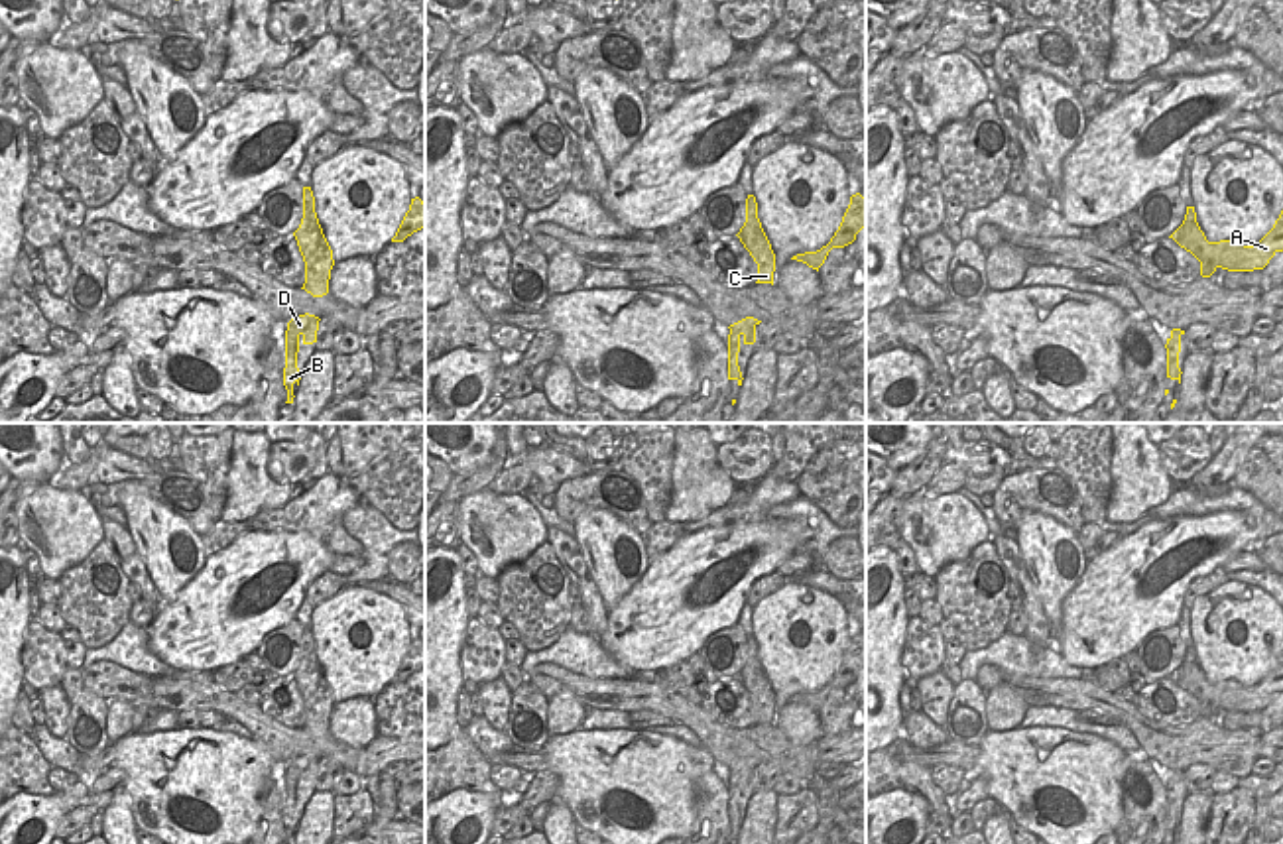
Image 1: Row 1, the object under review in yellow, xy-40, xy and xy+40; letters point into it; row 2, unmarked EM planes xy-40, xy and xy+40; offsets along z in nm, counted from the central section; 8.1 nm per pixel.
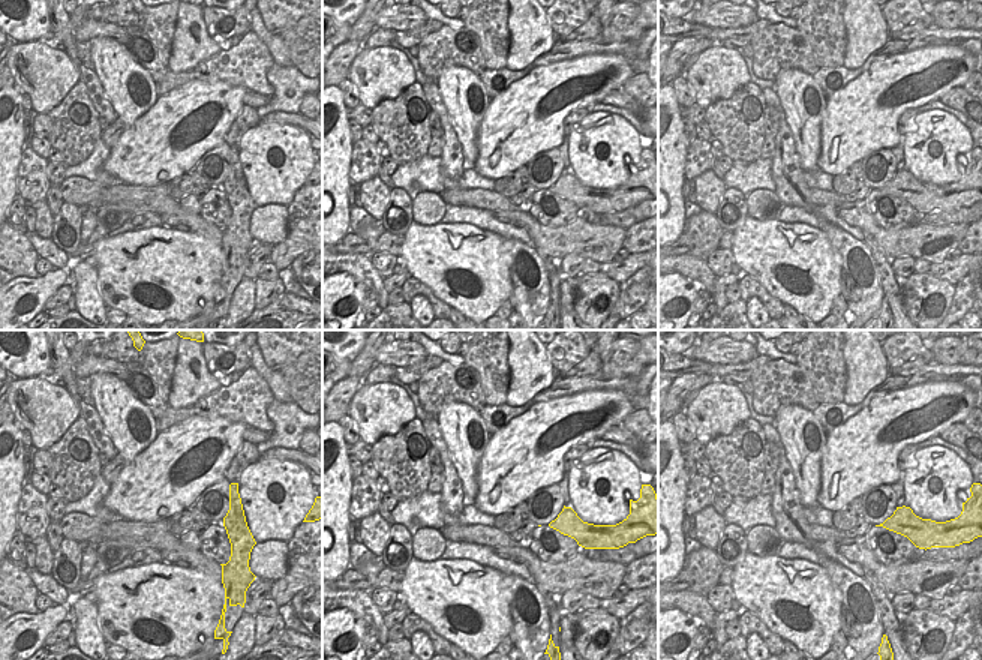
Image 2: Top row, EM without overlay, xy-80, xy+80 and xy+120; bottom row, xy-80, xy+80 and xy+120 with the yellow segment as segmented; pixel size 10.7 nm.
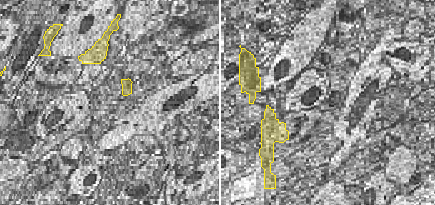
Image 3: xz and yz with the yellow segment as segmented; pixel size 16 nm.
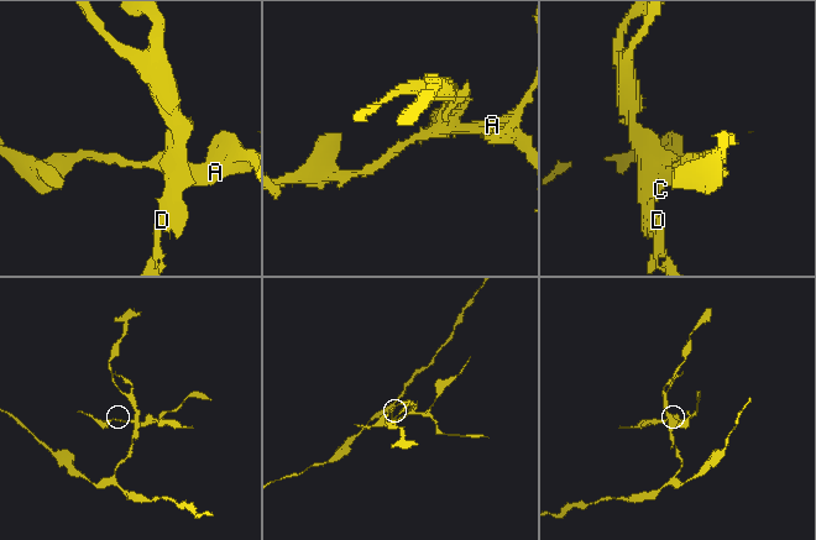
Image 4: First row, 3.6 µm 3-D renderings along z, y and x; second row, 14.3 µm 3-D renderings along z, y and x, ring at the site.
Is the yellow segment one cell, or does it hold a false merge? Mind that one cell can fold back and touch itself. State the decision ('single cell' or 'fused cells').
fused cells

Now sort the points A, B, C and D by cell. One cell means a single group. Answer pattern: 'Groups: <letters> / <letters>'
Groups: A / B C D

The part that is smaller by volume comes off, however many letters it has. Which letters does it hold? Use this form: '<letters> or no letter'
A

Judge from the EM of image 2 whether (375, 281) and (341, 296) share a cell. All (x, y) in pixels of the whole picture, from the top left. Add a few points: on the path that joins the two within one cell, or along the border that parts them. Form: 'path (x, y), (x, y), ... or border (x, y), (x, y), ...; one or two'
border (338, 272), (353, 275), (366, 287); two

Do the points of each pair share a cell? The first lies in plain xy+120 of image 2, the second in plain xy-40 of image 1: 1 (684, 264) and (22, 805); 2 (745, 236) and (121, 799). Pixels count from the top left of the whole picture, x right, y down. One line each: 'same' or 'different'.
1: different
2: different

